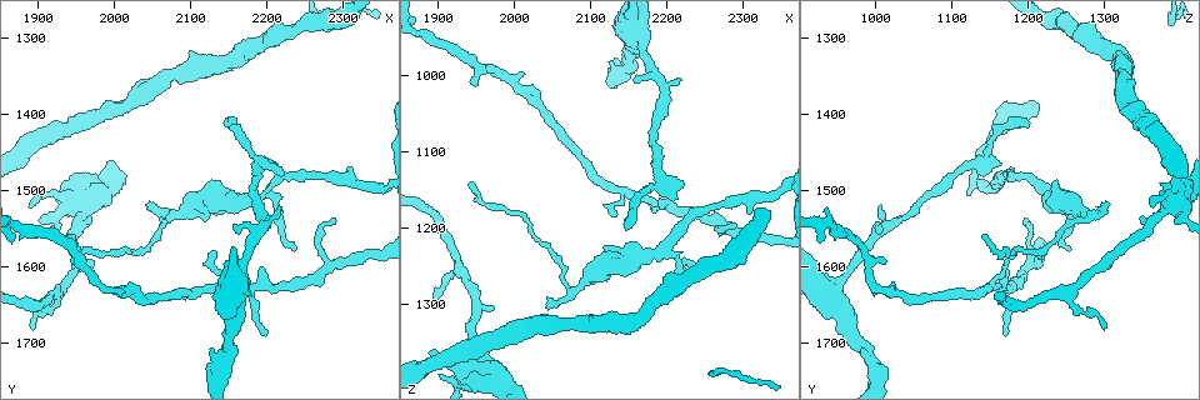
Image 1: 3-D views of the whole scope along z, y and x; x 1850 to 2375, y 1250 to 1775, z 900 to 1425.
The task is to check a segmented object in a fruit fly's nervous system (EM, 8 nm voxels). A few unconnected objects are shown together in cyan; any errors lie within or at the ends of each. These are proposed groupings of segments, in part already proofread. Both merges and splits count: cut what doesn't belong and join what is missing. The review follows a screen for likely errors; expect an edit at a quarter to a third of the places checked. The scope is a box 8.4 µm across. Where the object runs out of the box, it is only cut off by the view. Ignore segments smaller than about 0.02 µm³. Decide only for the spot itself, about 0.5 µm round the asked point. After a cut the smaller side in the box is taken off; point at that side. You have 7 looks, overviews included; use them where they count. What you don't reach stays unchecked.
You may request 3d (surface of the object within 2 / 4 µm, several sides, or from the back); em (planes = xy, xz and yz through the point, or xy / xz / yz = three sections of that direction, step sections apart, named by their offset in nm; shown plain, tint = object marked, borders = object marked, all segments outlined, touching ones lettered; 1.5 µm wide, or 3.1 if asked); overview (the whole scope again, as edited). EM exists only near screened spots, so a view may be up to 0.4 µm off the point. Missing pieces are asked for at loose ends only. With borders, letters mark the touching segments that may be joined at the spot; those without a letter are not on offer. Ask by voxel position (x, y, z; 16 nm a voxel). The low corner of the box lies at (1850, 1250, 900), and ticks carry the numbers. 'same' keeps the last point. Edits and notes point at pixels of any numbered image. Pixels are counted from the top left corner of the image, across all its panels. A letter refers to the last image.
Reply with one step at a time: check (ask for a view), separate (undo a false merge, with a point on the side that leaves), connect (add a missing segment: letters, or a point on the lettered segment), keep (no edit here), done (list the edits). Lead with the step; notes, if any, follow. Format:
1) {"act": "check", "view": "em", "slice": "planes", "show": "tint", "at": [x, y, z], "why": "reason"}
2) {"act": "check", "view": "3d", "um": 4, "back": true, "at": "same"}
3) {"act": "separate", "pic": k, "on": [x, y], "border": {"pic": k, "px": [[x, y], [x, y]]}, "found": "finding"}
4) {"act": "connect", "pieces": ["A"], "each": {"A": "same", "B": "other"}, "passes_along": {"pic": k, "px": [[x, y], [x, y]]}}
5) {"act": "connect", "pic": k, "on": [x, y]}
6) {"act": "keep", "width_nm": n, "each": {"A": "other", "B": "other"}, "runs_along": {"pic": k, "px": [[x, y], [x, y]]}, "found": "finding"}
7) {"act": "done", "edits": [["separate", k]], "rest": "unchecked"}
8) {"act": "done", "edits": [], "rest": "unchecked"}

{"act": "check", "view": "3d", "um": 2, "at": [2045, 1515, 1300], "why": "tapers out"}

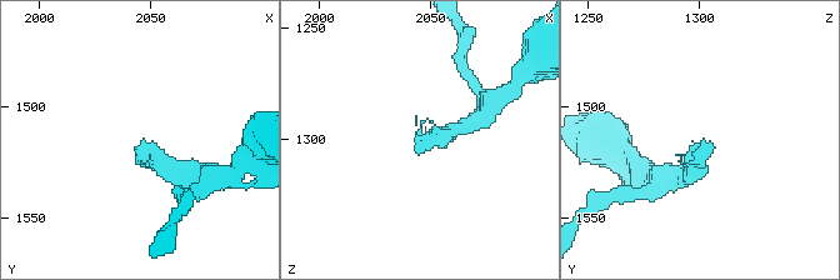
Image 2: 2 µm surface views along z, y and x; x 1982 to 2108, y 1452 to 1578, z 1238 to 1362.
{"act": "check", "view": "em", "slice": "planes", "show": "borders", "at": [2047, 1515, 1299], "why": "shape alone is not enough"}

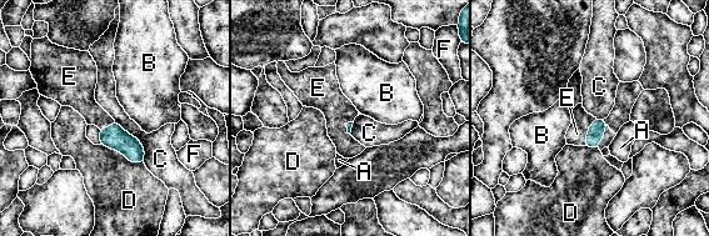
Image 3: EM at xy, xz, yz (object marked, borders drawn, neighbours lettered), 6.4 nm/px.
{"act": "connect", "pieces": ["E"], "each": {"A": "other", "B": "other", "C": "other", "D": "other", "E": "same", "F": "other"}, "passes_along": {"pic": 3, "px": [[597, 130], [588, 131], [577, 134]]}, "found": "it goes on there"}

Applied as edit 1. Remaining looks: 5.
{"act": "check", "view": "overview", "why": "see it whole again"}

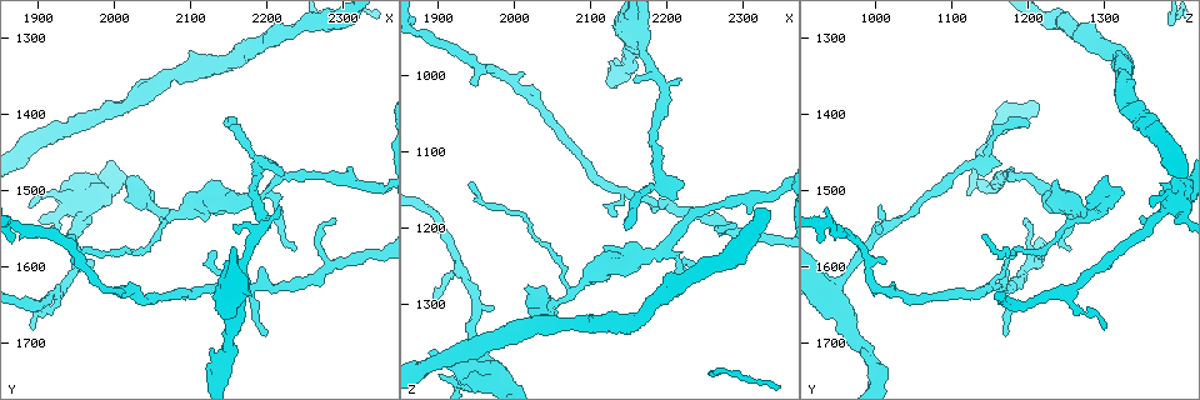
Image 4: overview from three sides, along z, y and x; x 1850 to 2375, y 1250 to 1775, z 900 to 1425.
{"act": "check", "view": "3d", "um": 2, "at": [2285, 1540, 1195], "why": "branch stops here"}

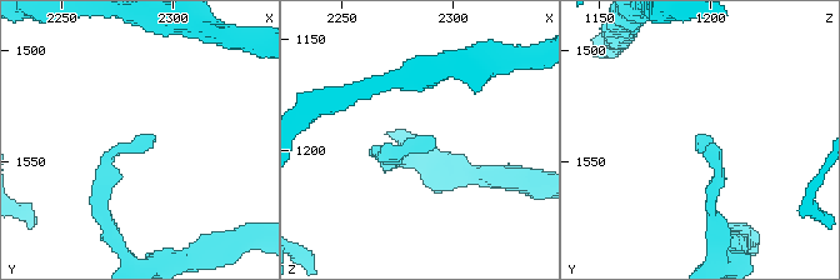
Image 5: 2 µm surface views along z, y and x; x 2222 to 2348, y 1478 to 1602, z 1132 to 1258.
{"act": "check", "view": "em", "slice": "xy", "step": 4, "show": "borders", "at": [2289, 1540, 1195], "why": "now the EM"}

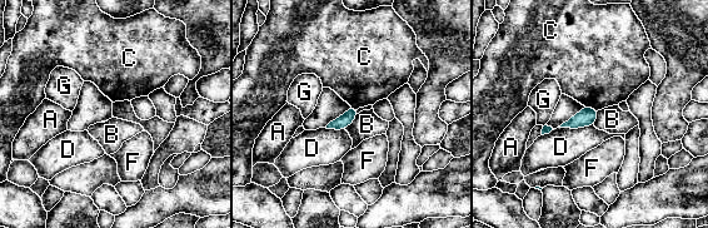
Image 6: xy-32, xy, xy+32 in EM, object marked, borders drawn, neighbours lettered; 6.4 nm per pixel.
{"act": "keep", "each": {"A": "other", "B": "other", "C": "other", "D": "other", "F": "other", "G": "other"}, "border": {"pic": 6, "px": [[358, 114], [344, 128]]}, "found": "no lettered segment goes on from it"}

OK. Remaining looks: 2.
{"act": "done", "edits": [["connect", 3]], "rest": "unchecked"}

